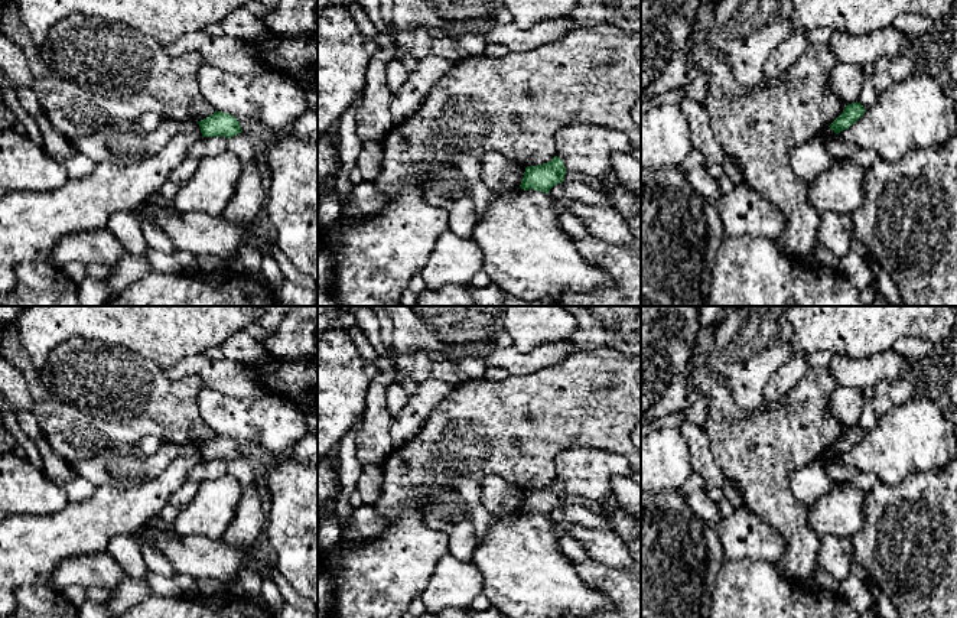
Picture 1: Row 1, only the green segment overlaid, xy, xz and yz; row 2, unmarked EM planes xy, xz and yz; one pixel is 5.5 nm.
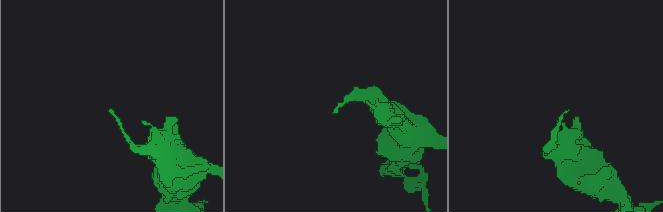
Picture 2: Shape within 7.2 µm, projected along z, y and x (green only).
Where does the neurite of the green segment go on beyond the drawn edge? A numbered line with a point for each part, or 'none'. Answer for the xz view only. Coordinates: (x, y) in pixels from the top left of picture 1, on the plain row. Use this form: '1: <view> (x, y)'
none

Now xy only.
none

